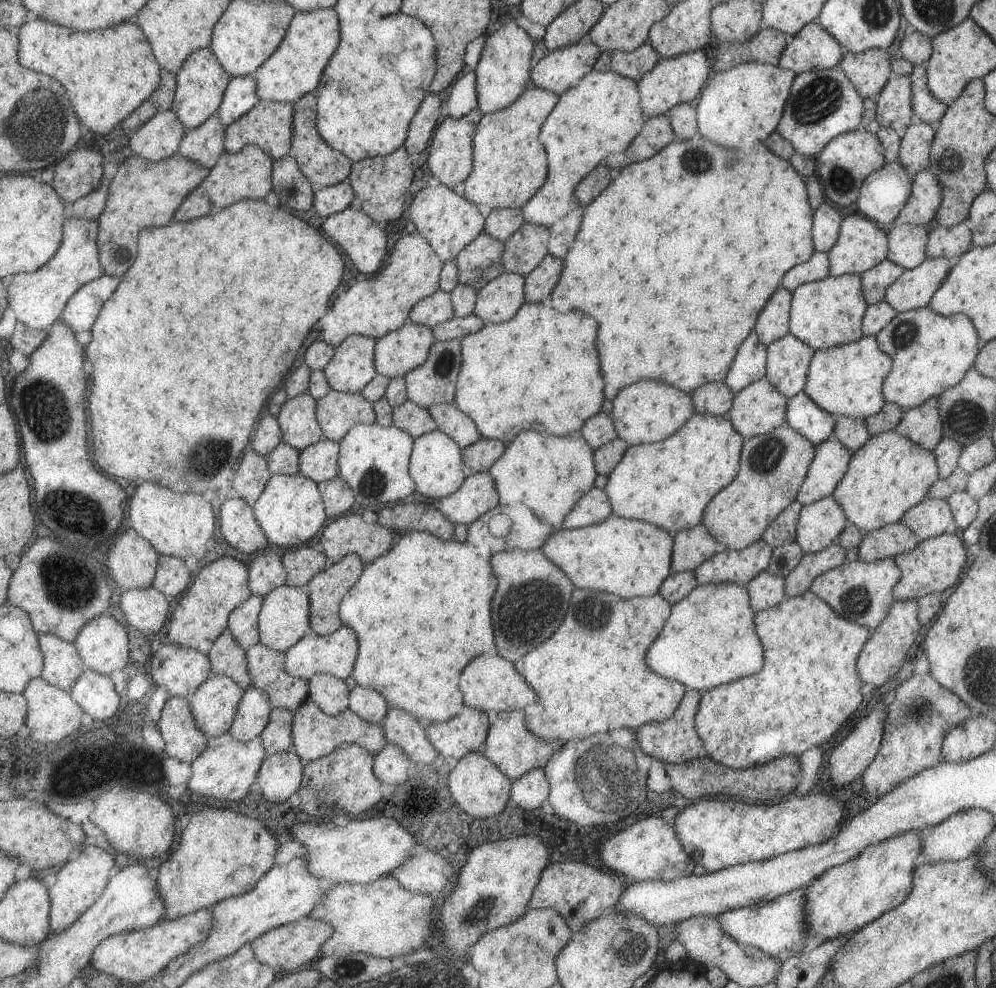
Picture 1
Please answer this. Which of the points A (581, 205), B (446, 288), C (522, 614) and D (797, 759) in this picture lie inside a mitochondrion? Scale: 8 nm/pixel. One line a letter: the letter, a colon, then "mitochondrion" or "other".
A: other
B: other
C: mitochondrion
D: other

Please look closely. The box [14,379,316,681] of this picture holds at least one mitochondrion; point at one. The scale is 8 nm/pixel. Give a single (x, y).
(67, 577)

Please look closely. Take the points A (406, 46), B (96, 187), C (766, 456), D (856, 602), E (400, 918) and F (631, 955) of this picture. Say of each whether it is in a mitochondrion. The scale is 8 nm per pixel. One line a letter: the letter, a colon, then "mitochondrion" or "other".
A: mitochondrion
B: other
C: mitochondrion
D: mitochondrion
E: other
F: mitochondrion

